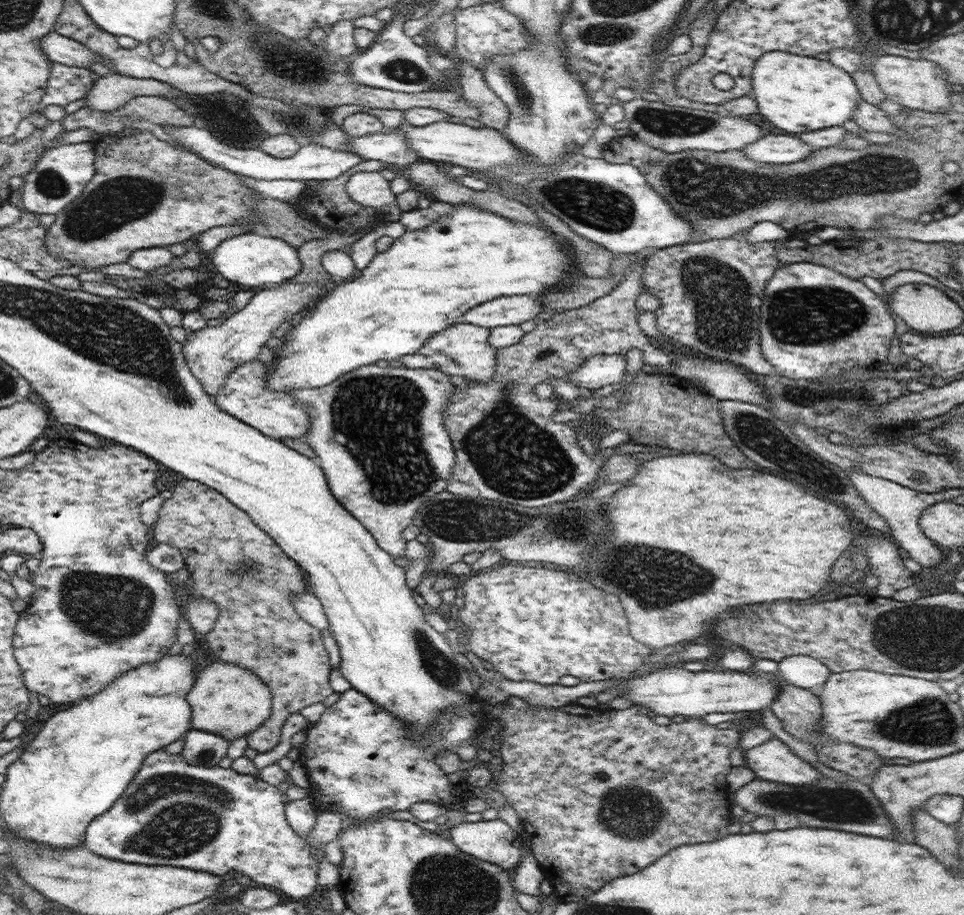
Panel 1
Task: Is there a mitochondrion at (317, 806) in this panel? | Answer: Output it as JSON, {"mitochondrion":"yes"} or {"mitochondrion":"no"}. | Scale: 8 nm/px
{"mitochondrion":"no"}

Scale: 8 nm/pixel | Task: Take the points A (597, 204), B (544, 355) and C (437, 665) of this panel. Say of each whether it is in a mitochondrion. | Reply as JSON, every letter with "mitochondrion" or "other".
{"A":"mitochondrion","B":"mitochondrion","C":"mitochondrion"}

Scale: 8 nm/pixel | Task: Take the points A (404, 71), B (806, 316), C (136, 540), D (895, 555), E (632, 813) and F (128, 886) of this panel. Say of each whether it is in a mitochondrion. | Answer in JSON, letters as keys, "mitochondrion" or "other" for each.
{"A":"mitochondrion","B":"mitochondrion","C":"other","D":"other","E":"mitochondrion","F":"other"}

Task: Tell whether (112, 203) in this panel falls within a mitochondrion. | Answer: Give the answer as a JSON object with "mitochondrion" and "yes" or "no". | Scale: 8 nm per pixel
{"mitochondrion":"yes"}

